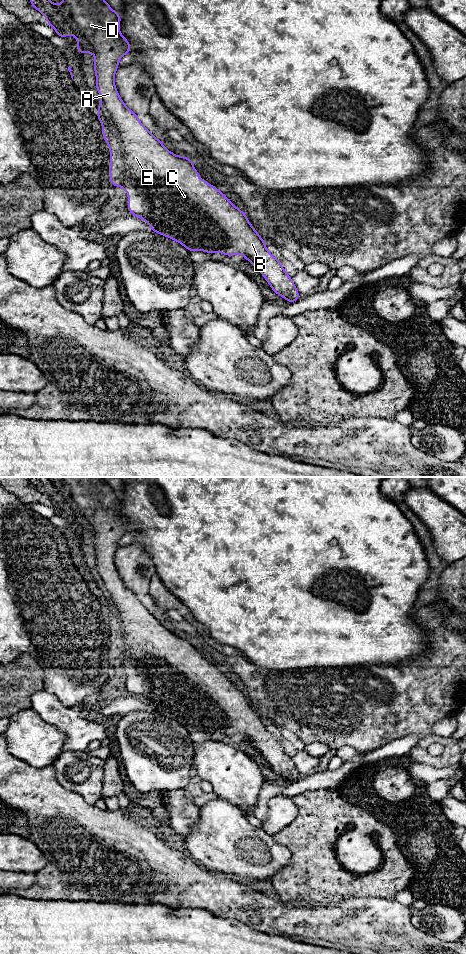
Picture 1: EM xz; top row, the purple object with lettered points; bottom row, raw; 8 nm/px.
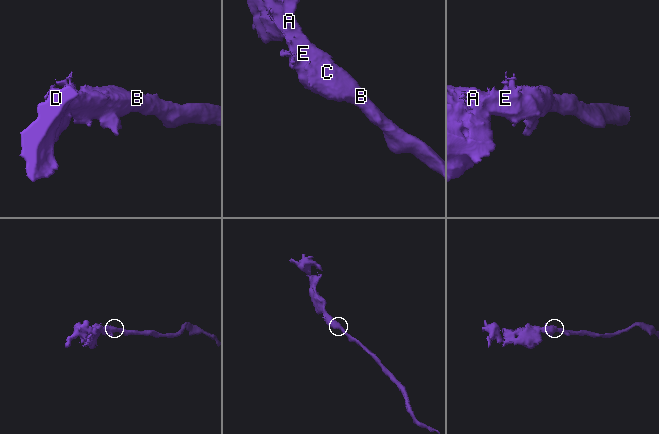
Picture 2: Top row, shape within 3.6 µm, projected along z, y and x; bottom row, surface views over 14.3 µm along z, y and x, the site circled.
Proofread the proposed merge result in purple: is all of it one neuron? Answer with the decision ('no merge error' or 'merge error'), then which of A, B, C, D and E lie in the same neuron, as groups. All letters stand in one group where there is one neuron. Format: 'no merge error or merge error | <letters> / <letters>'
no merge error | A B C D E

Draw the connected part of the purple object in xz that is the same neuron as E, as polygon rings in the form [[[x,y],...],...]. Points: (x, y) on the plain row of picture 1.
[[[29,477],[31,485],[42,493],[47,503],[52,506],[57,516],[67,517],[72,514],[77,518],[78,533],[93,533],[96,569],[102,583],[98,583],[96,597],[102,604],[102,615],[110,630],[110,663],[127,671],[129,692],[146,701],[151,710],[173,719],[190,732],[205,731],[209,734],[224,733],[227,737],[242,734],[244,739],[252,743],[266,759],[272,770],[290,783],[299,780],[299,771],[295,763],[284,750],[279,739],[267,729],[266,722],[251,705],[245,692],[237,688],[216,666],[209,665],[205,659],[199,658],[199,651],[192,647],[196,644],[186,636],[178,636],[163,626],[139,601],[137,594],[130,590],[120,578],[114,563],[119,540],[131,531],[128,520],[119,510],[121,496],[114,491],[103,477],[62,477],[63,483],[52,483],[48,477]]]

